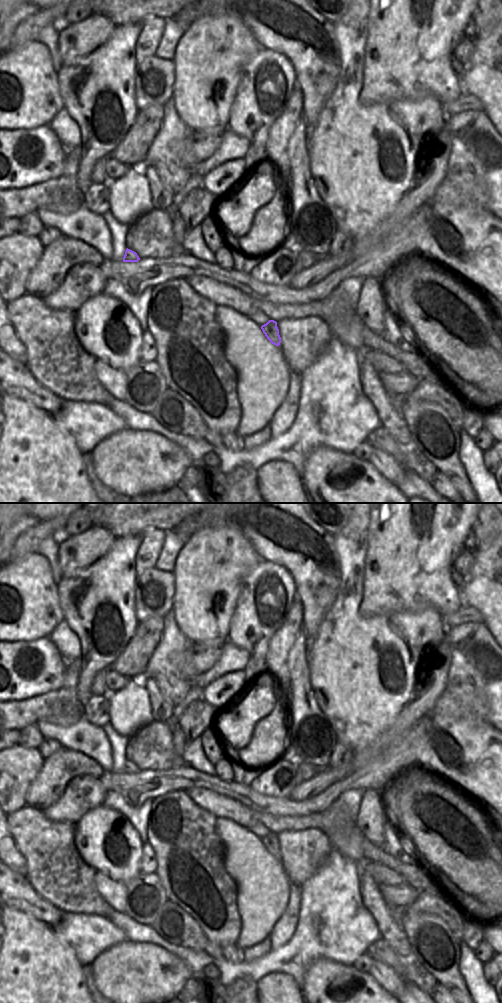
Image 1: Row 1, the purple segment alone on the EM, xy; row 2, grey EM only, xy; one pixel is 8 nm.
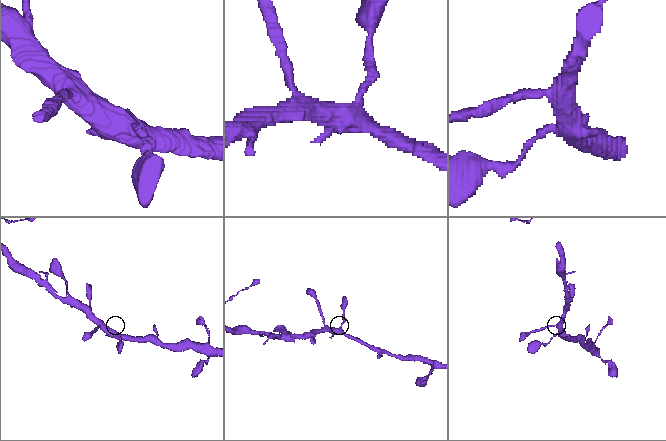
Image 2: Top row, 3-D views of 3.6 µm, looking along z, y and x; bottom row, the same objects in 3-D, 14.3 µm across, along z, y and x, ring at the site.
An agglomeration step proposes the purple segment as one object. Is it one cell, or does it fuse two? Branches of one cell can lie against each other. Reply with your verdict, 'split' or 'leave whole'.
leave whole

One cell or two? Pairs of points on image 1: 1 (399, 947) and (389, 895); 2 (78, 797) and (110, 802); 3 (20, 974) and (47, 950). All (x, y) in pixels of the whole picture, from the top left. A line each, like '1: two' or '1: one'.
1: two
2: two
3: one

